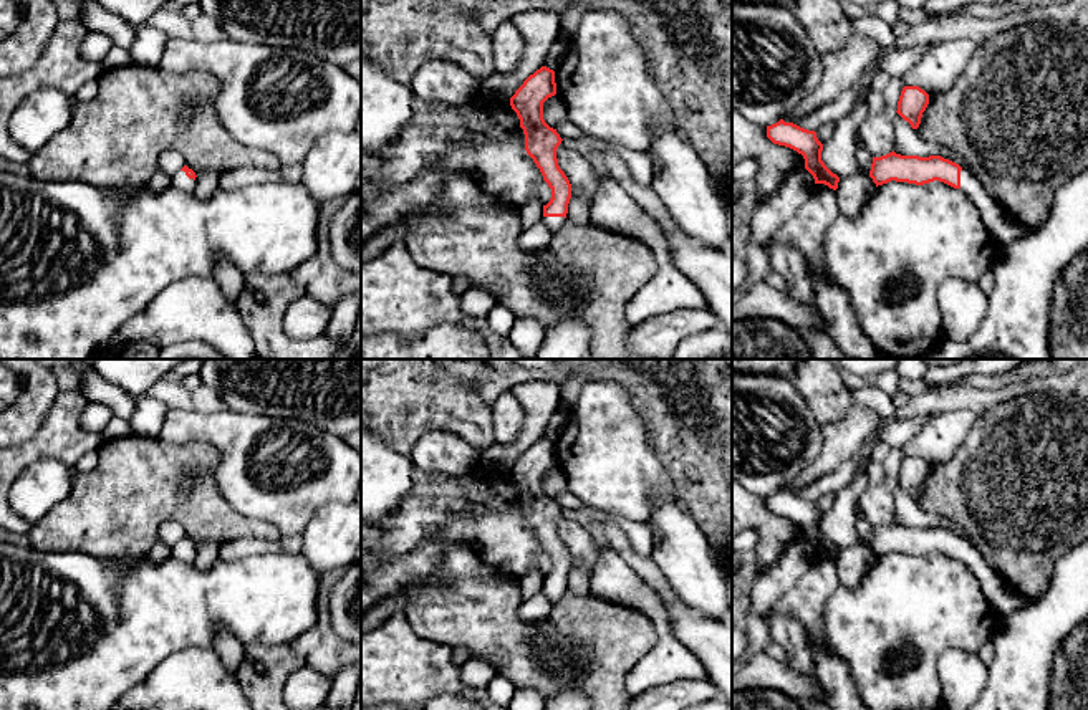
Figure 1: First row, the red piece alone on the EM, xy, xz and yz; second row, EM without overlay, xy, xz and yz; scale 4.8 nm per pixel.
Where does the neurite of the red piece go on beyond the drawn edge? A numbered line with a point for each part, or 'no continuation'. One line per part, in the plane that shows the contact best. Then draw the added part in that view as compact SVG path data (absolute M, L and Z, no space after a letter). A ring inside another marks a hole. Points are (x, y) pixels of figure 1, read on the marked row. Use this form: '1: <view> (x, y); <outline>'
1: xz (553, 224); M543 217L542 222L546 227L546 230L551 233L551 237L563 227L565 217Z

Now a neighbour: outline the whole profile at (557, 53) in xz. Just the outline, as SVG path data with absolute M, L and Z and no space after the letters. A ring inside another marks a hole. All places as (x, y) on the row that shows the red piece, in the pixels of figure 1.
M560 30L560 35L558 35L556 41L551 45L543 66L556 71L566 56L566 50L568 50L568 41L565 40L563 31Z

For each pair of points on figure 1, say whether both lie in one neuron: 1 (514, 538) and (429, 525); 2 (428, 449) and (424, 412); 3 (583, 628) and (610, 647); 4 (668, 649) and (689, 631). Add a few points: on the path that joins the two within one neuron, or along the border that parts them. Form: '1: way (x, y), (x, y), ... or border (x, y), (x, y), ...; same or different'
1: way (492, 535), (451, 525); same
2: border (464, 439), (449, 432), (426, 432), (408, 455); different
3: way (590, 634), (596, 641), (603, 641); same
4: border (663, 604), (671, 633), (704, 669); different

